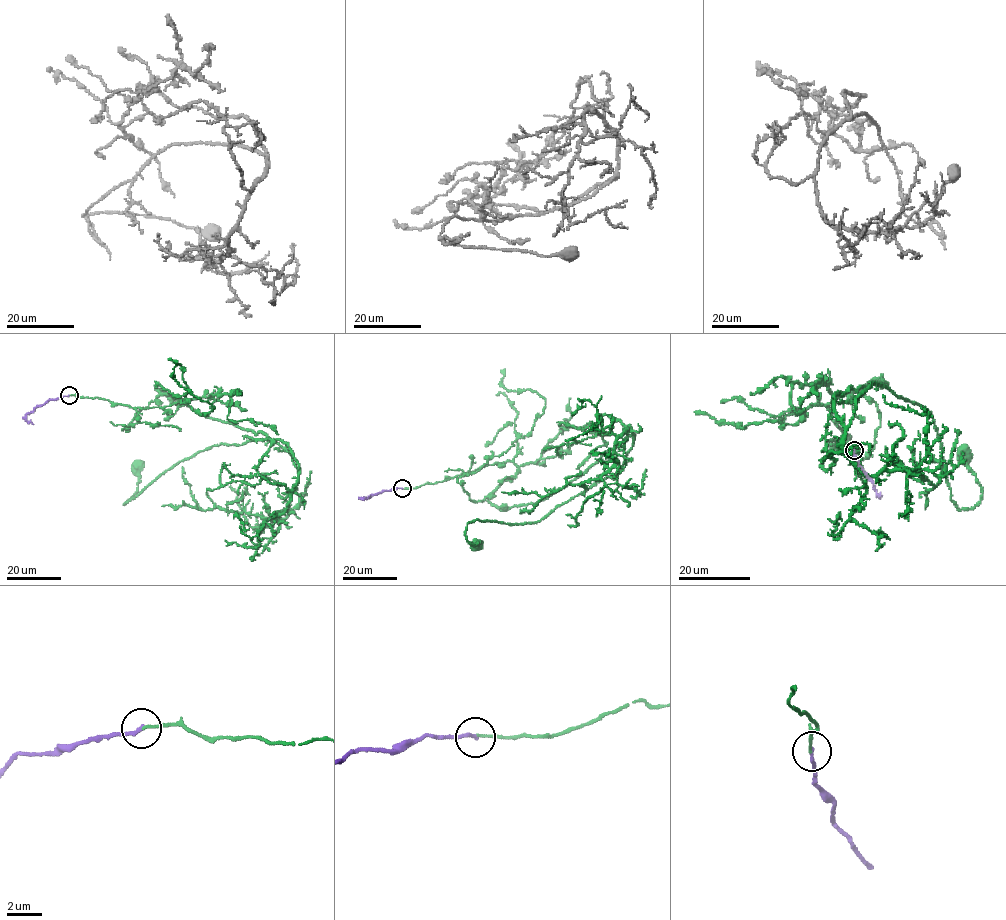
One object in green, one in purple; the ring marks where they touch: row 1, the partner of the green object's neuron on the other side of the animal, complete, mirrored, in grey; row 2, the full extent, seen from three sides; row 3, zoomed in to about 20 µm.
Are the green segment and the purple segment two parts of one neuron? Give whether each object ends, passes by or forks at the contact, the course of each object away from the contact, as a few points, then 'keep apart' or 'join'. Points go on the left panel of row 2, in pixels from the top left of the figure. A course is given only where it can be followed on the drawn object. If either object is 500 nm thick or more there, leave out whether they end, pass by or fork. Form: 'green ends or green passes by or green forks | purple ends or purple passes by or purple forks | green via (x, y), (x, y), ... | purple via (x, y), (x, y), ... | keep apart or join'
green ends | purple ends | green via (69, 395), (185, 400), (166, 391), (280, 439), (299, 471), (275, 442), (222, 443), (124, 504), (137, 466) | purple via (69, 395), (49, 399), (28, 413), (25, 419), (33, 425) | keep apart

